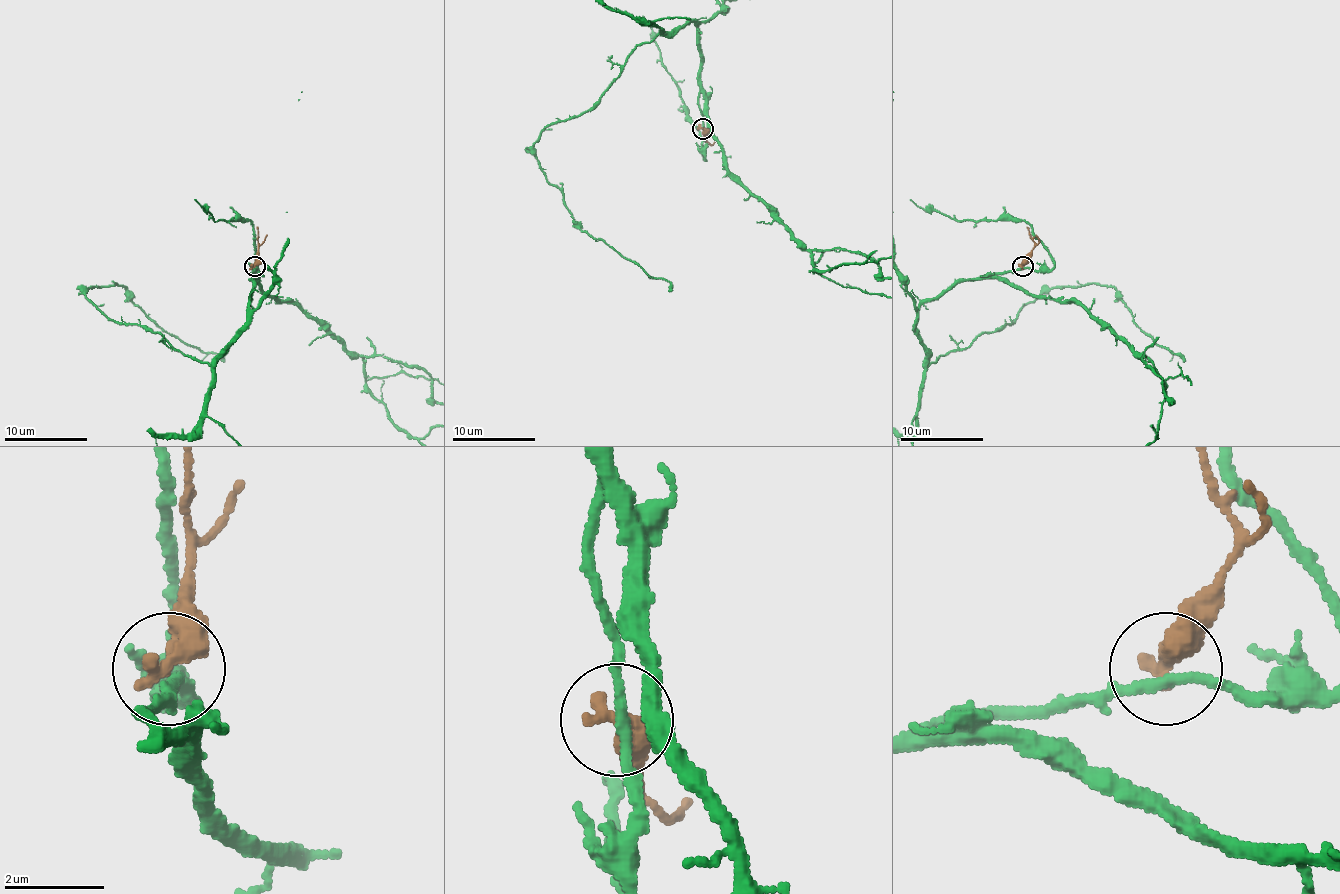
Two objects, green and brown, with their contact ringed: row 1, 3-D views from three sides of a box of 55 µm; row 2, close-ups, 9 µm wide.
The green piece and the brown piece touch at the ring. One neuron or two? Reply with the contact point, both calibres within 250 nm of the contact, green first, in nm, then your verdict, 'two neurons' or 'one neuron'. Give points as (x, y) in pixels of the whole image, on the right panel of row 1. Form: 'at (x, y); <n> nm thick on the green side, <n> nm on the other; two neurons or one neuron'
at (1022, 266); 200 nm thick on the green side, 500 nm on the other; two neurons

